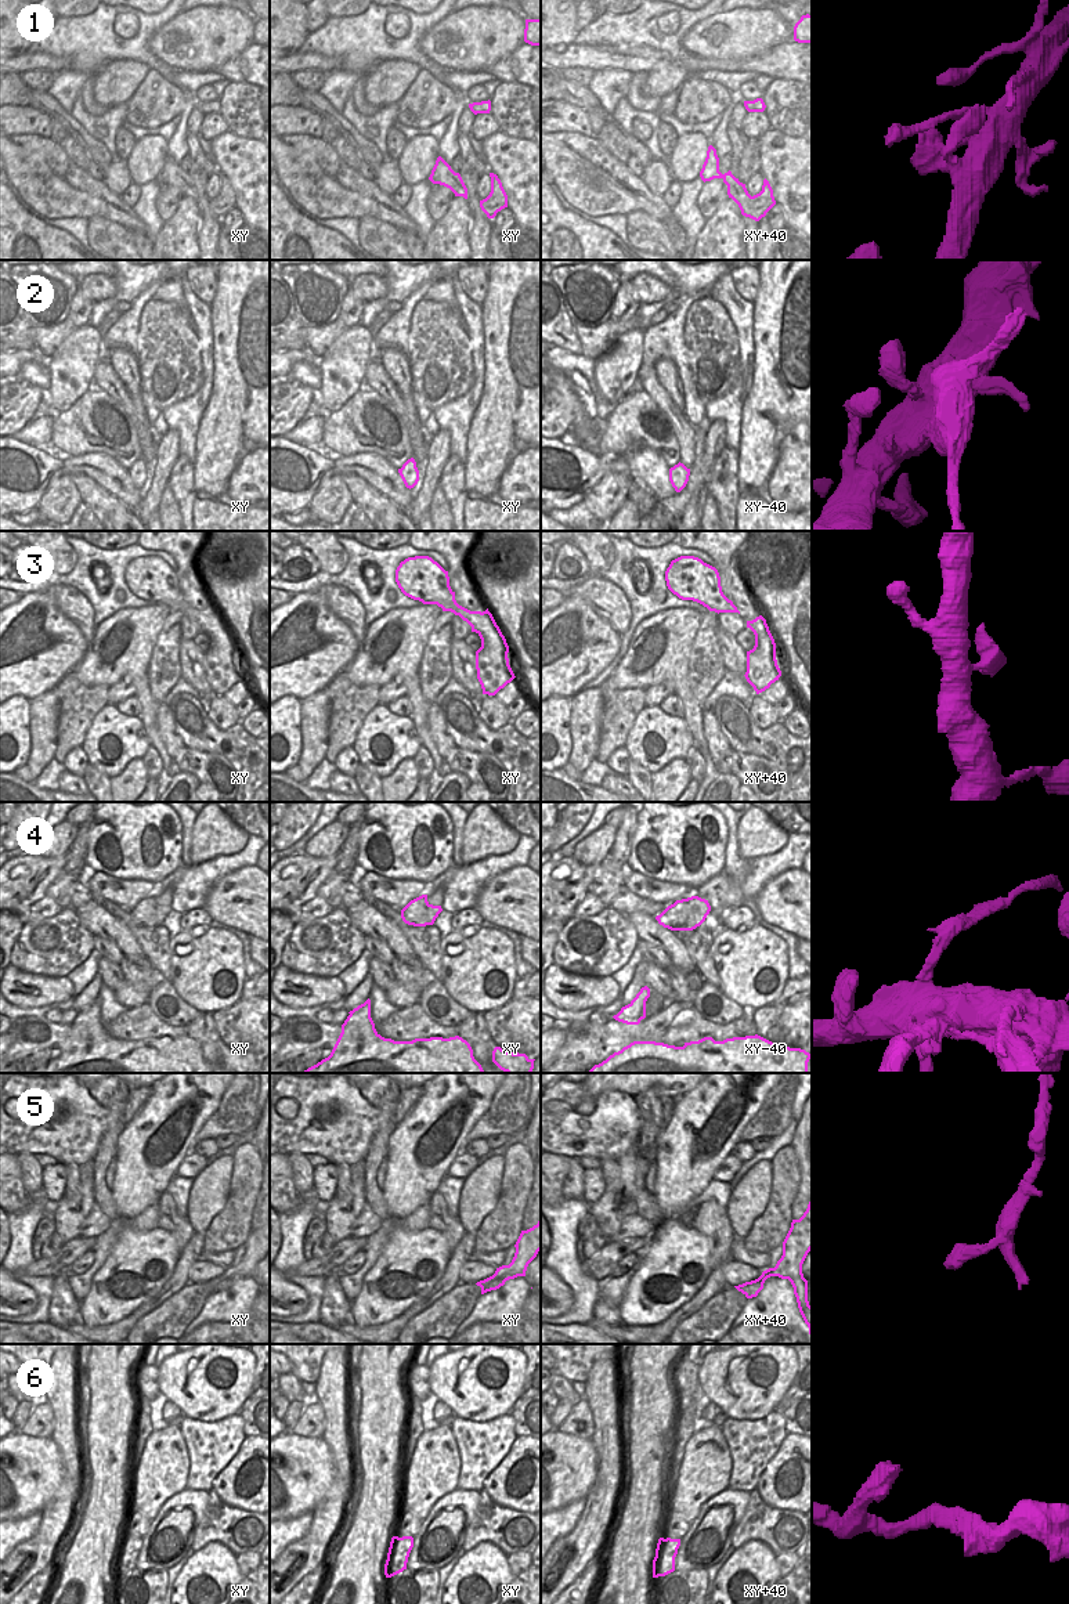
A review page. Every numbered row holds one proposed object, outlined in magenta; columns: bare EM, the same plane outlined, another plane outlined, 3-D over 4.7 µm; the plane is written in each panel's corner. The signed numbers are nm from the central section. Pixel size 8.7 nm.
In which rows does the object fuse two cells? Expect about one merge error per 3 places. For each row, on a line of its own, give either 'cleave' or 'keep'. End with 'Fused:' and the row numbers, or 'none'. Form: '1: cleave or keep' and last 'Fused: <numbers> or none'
1: keep
2: cleave
3: keep
4: cleave
5: keep
6: keep
Fused: 2, 4

